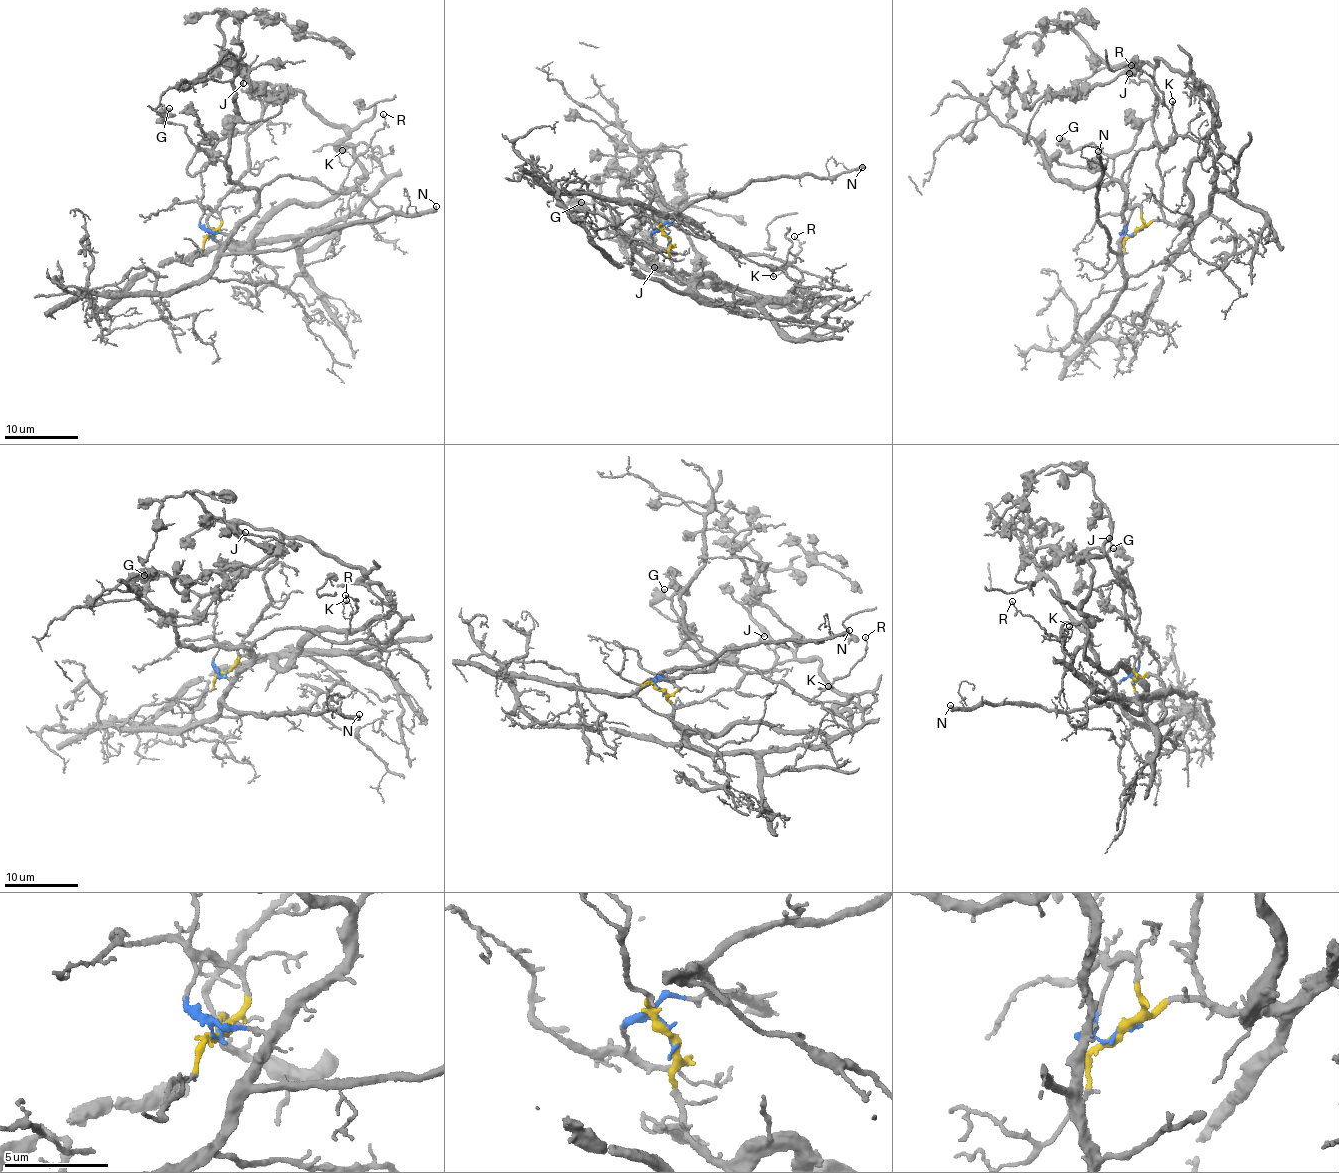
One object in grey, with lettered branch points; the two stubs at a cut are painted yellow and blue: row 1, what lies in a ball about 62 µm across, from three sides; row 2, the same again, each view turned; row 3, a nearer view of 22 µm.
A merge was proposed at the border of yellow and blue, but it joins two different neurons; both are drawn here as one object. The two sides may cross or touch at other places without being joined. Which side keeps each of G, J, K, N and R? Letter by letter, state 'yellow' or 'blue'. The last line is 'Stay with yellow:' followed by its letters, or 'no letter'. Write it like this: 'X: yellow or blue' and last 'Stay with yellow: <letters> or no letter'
G: yellow
J: yellow
K: blue
N: blue
R: blue
Stay with yellow: G, J

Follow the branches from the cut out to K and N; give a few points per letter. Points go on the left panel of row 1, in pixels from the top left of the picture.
K: (211, 235), (227, 234), (279, 177), (340, 191), (348, 175), (343, 149)
N: (211, 235), (228, 235), (225, 253), (284, 251), (309, 236), (346, 224), (423, 213), (435, 205)

